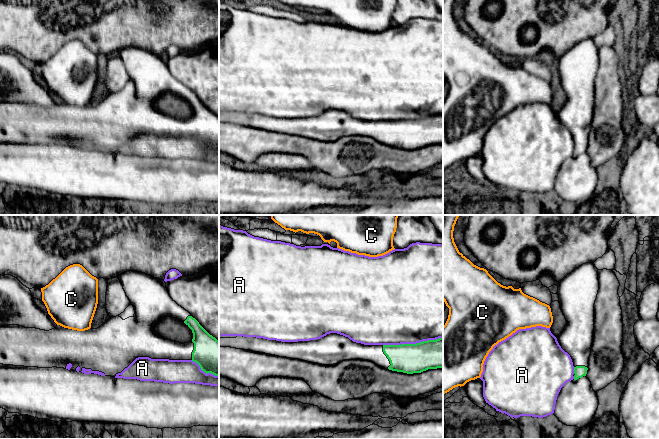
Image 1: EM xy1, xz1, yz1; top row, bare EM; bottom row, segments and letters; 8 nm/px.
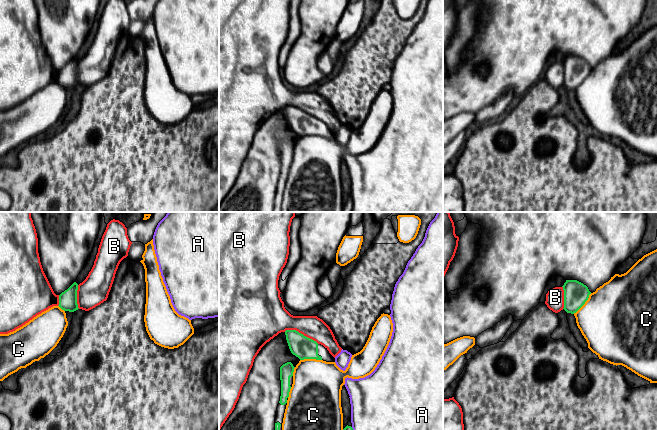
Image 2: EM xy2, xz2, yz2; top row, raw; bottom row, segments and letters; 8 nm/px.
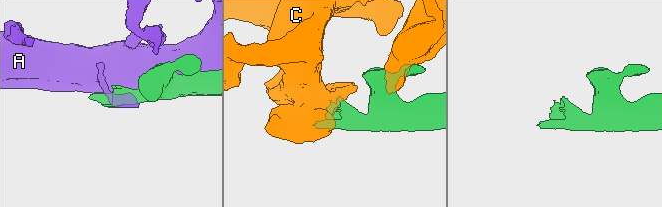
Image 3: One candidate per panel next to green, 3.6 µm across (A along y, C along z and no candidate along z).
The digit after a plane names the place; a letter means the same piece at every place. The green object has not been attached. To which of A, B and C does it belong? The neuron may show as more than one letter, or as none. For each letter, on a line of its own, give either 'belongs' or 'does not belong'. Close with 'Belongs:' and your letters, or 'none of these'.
A: does not belong
B: does not belong
C: does not belong
Belongs: none of these

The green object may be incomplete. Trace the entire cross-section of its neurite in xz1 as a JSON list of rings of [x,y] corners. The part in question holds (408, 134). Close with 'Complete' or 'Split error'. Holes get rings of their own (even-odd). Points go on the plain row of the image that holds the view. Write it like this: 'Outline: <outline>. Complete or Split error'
Outline: [[[337,109],[298,118],[237,112],[219,114],[219,123],[250,126],[322,141],[345,136],[370,137],[382,144],[407,150],[443,144],[443,114],[416,120],[364,121]]]. Split error

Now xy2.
Outline: [[[74,58],[67,66],[59,71],[59,83],[64,87],[74,88],[78,86],[77,80],[78,60]]]. Complete

